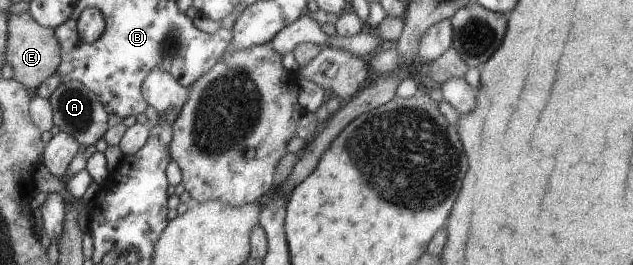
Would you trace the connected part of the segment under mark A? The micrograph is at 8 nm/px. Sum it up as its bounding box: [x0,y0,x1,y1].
[48,80,108,146]

